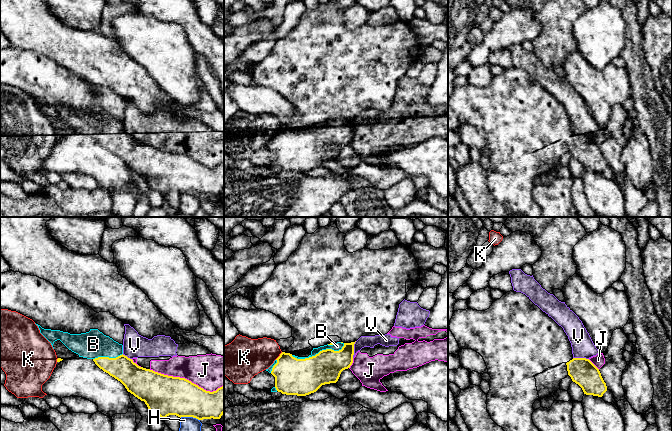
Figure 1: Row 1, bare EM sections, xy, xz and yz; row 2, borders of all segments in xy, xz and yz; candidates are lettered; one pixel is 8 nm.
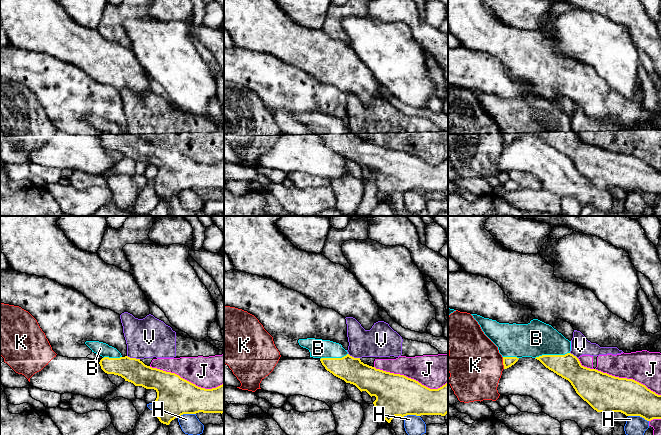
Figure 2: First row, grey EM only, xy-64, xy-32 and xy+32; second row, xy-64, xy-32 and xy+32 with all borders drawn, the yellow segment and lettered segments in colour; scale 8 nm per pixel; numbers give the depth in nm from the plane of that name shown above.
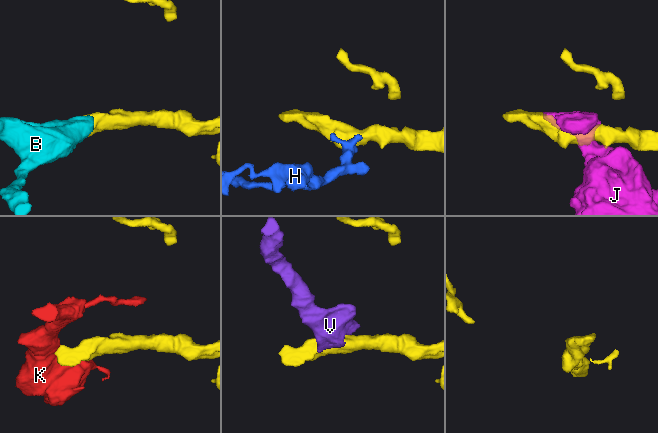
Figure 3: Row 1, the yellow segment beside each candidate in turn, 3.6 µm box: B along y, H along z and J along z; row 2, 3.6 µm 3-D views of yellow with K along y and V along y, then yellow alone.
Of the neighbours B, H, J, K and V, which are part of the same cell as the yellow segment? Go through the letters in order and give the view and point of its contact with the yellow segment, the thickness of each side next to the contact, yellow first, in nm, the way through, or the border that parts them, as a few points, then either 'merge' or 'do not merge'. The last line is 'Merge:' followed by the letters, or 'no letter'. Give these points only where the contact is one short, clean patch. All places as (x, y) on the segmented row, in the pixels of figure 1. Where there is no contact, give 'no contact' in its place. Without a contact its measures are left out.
B: meets yellow in xz at (319, 352); 300 nm thick on the yellow side, 70 nm on the other; merge
H: meets yellow in xy at (190, 416); 320 nm thick on the yellow side, 110 nm on the other; do not merge
J: meets yellow in xy at (186, 379); 320 nm thick on the yellow side, 280 nm on the other; do not merge
K: meets yellow in xz at (279, 356); 300 nm thick on the yellow side, 300 nm on the other; border along xz (282, 352), (275, 359); do not merge
V: meets yellow in xz at (353, 349); 240 nm thick on the yellow side, 100 nm on the other; border along xz (356, 341), (352, 357); do not merge
Merge: B

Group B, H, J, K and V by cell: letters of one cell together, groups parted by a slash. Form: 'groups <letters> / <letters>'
groups B / H / J V / K

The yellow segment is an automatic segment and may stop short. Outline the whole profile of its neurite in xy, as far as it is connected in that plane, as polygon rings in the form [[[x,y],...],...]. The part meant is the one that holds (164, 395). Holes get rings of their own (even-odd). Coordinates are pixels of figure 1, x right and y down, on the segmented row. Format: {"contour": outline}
{"contour": [[[36,325],[52,347],[60,340],[79,357],[92,359],[100,369],[120,381],[128,392],[144,401],[151,414],[163,419],[176,415],[198,420],[220,419],[224,414],[224,386],[210,392],[185,378],[140,367],[123,354],[122,344],[98,329],[70,334]]]}

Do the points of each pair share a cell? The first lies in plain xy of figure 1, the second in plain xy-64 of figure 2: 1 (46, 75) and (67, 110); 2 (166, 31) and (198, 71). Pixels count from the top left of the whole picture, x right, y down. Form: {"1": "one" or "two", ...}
{"1": "one", "2": "one"}

